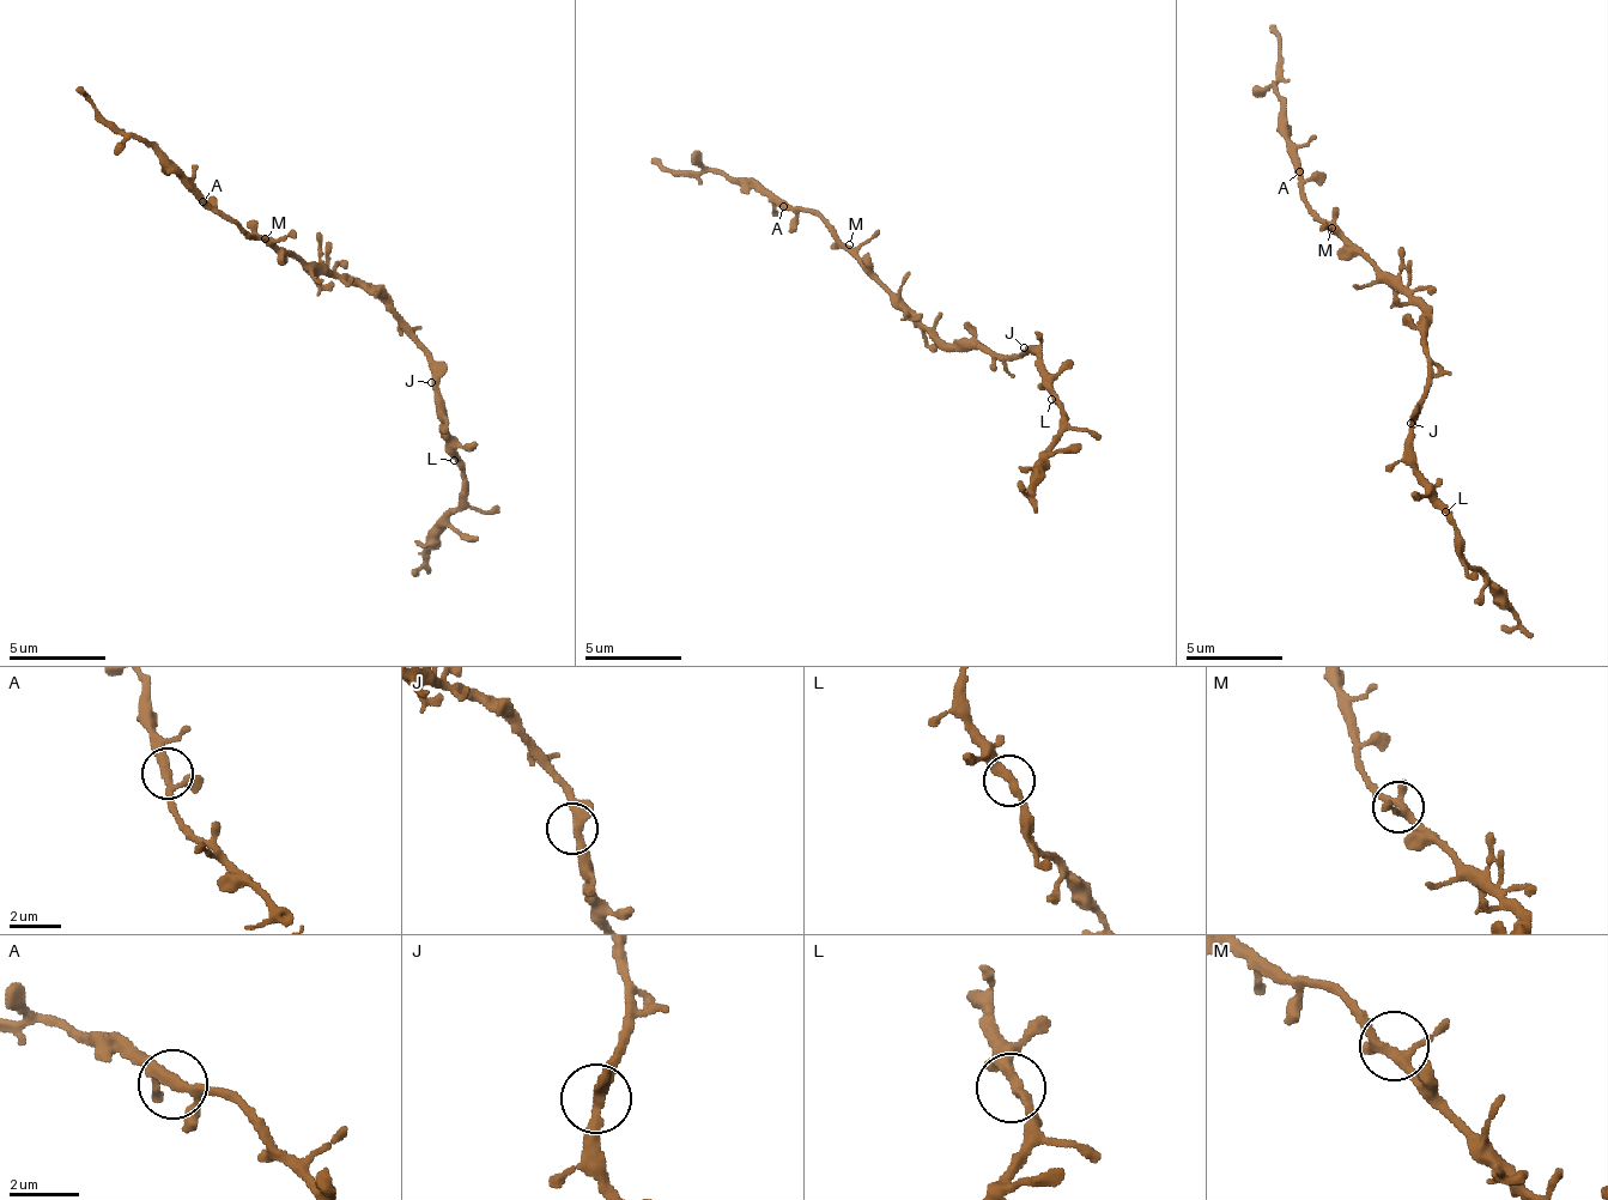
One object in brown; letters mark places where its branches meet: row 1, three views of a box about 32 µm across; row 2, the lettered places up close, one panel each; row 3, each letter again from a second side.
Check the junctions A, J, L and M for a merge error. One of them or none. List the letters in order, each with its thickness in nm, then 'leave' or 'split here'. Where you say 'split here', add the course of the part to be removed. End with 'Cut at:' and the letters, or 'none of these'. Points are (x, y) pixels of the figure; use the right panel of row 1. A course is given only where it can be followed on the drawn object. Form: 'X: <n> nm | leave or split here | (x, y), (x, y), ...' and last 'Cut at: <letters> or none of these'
A: 280 nm | leave
J: 280 nm | leave
L: 320 nm | leave
M: 280 nm | leave
Cut at: none of these

